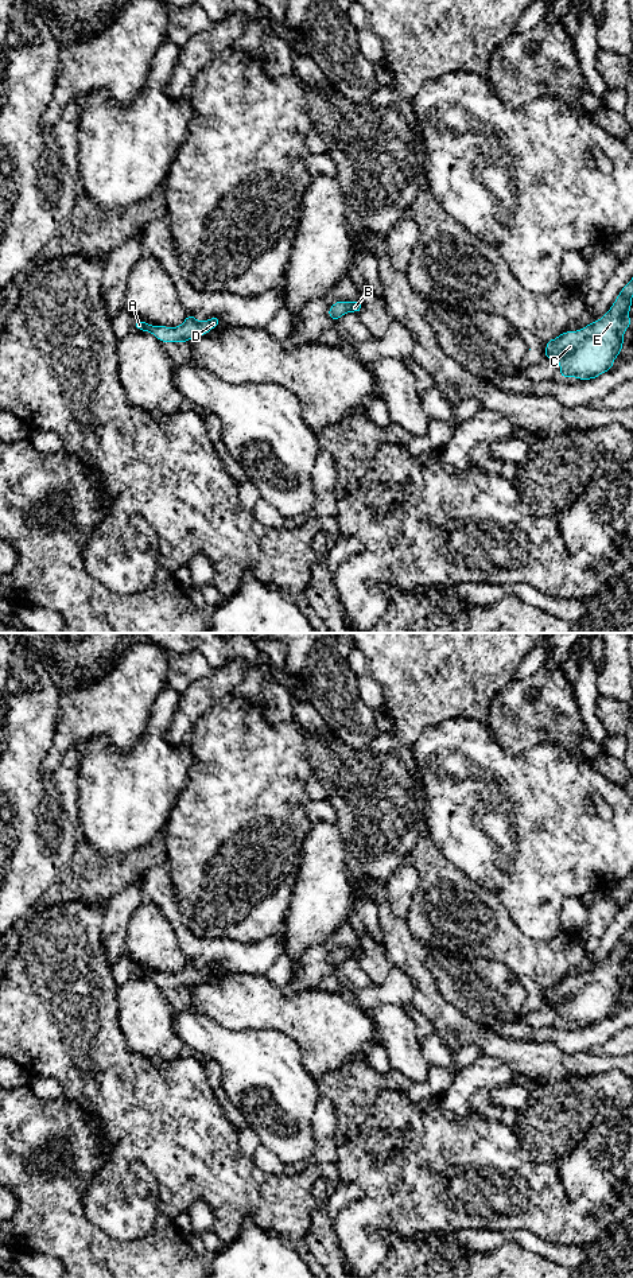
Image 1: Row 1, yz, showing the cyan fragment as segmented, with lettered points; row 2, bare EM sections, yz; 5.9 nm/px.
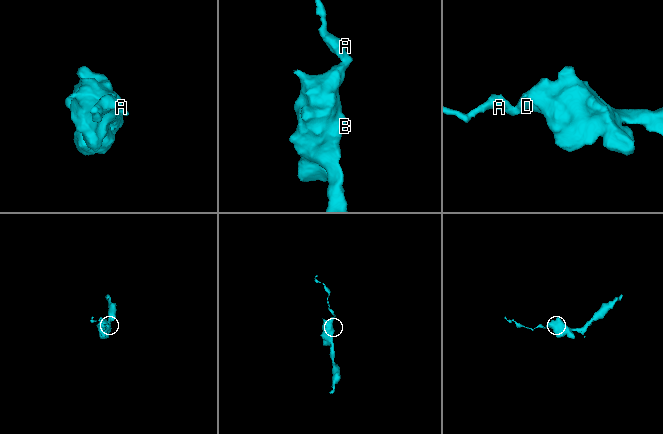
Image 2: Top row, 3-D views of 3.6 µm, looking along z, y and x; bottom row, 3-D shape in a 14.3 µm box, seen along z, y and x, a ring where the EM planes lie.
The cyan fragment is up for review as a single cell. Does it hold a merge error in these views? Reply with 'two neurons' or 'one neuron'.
one neuron

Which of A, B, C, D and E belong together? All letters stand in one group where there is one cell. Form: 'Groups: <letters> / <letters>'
Groups: A B C D E

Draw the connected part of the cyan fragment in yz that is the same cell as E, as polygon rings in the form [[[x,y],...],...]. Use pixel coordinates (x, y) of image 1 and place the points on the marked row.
[[[633,277],[599,321],[547,341],[544,358],[559,358],[562,378],[574,376],[576,380],[593,380],[611,370],[622,350],[625,330],[632,325],[628,314],[632,296]]]

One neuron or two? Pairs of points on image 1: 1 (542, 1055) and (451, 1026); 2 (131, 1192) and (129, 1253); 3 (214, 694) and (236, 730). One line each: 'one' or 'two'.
1: one
2: two
3: two

